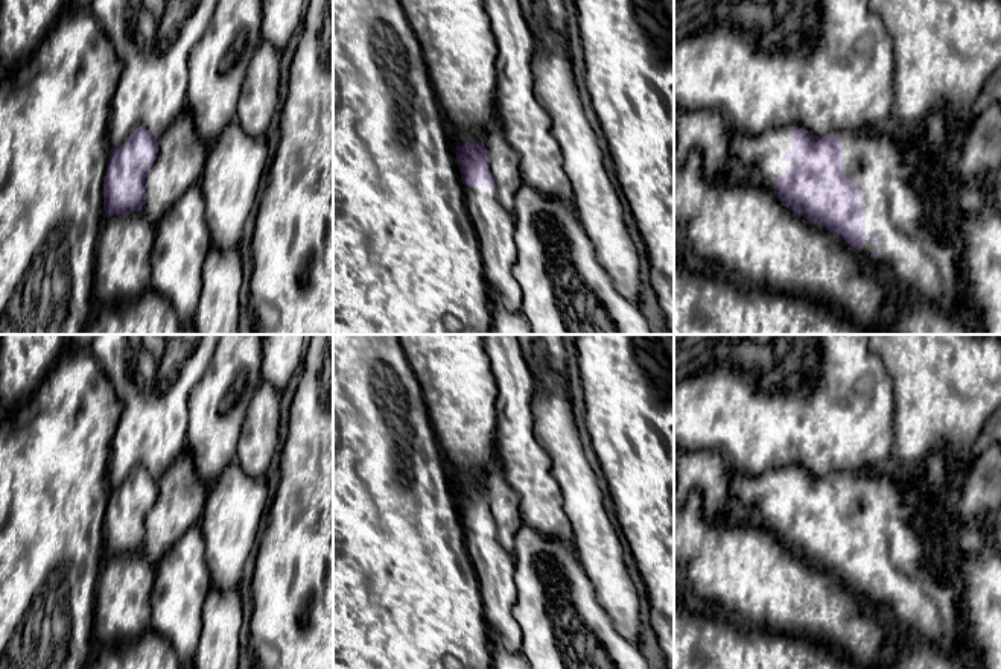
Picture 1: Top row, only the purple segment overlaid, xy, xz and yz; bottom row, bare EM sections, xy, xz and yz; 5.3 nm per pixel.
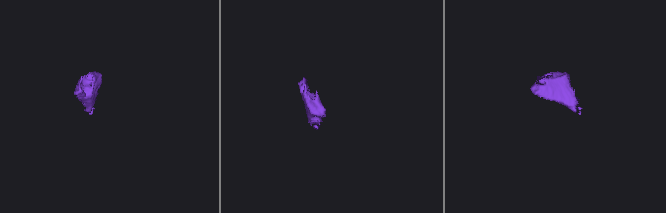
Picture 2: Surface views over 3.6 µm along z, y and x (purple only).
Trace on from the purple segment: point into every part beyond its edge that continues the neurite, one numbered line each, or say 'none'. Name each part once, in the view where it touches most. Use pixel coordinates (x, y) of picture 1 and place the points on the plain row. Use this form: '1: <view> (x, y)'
1: yz (765, 493)
2: yz (910, 586)

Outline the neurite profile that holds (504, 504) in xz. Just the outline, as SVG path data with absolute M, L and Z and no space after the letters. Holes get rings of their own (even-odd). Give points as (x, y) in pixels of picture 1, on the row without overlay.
M497 456L493 459L487 471L484 485L487 490L490 511L497 528L497 538L500 544L513 553L514 535L523 526L520 518L520 500L508 484Z

